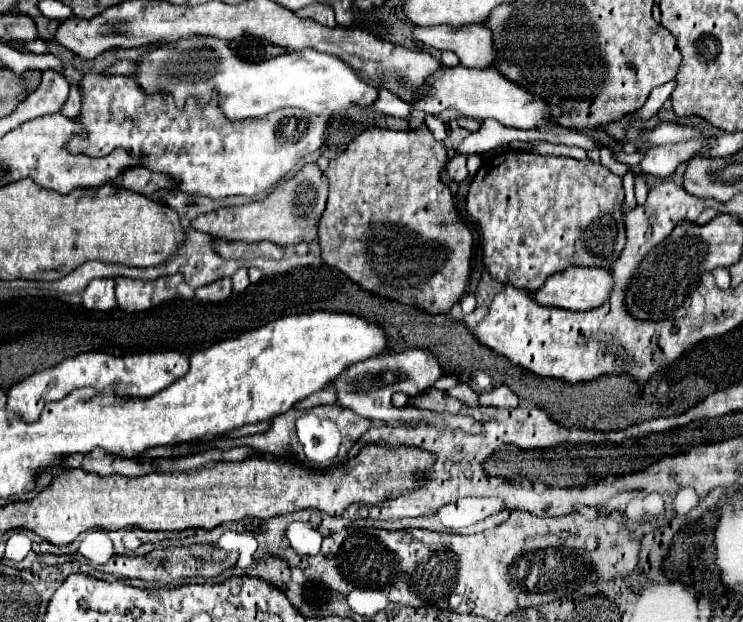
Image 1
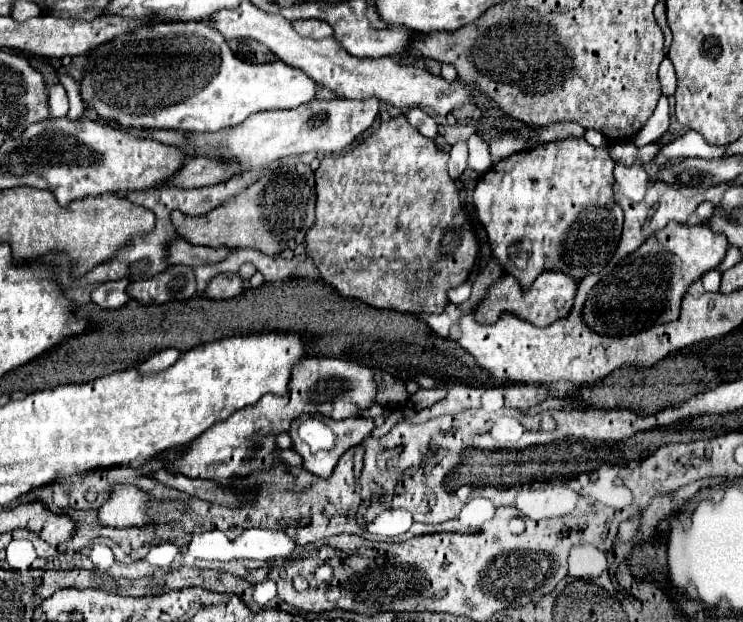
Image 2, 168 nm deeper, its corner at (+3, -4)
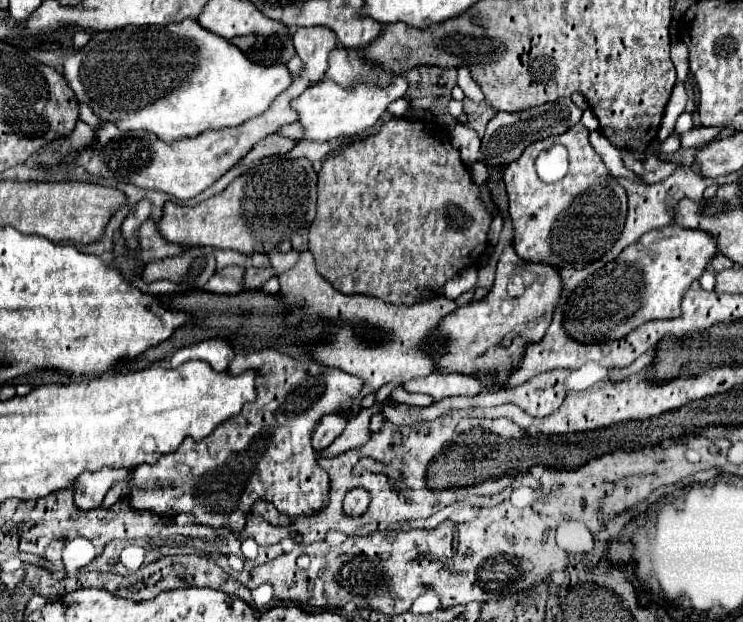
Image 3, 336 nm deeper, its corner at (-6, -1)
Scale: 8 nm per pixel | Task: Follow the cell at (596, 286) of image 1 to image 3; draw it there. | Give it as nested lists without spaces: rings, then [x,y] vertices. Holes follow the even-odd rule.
[[[508,246],[500,256],[492,290],[480,302],[460,306],[456,312],[442,320],[442,330],[438,330],[438,336],[450,342],[444,358],[440,358],[442,370],[478,376],[480,372],[496,372],[498,378],[506,378],[506,374],[510,374],[510,370],[518,366],[518,358],[522,358],[524,344],[542,340],[544,332],[552,322],[552,314],[560,296],[562,278],[556,268],[548,264],[524,262],[516,256],[514,248]],[[508,274],[522,276],[526,286],[526,292],[522,296],[510,298],[506,294]]]

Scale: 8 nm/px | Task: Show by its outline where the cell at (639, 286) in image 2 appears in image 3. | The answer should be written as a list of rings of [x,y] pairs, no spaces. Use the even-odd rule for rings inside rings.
[[[678,224],[650,230],[614,262],[594,272],[570,292],[564,310],[566,332],[578,342],[596,344],[624,338],[630,330],[650,320],[678,318],[686,290],[702,276],[716,254],[716,242],[704,230],[690,230]]]

